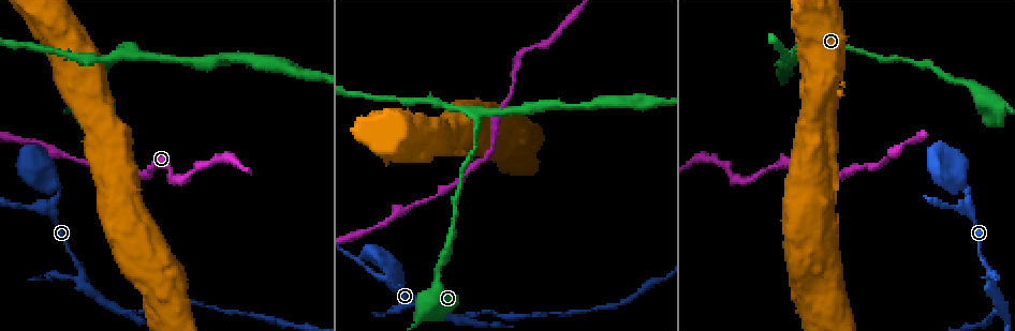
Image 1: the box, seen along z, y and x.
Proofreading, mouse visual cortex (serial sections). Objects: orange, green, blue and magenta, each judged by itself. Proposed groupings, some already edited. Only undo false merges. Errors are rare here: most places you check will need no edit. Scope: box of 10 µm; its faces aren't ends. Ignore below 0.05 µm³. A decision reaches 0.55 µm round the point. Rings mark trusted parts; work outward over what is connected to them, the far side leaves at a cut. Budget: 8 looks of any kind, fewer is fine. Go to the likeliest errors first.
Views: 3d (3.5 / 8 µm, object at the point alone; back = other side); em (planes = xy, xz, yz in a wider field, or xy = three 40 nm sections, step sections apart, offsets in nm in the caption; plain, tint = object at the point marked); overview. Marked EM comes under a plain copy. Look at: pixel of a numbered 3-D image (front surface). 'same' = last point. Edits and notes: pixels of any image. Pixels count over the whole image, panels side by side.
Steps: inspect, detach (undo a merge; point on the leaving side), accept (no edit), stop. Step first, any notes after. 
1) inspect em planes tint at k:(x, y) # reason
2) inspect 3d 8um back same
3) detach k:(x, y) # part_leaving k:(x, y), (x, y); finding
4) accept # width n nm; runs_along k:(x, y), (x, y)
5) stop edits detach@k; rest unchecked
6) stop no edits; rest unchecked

inspect 3d 8um at 1:(989, 269) # calibre changes

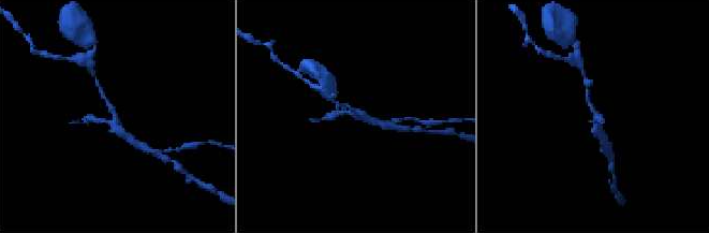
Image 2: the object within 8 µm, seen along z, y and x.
inspect 3d 3.5um same

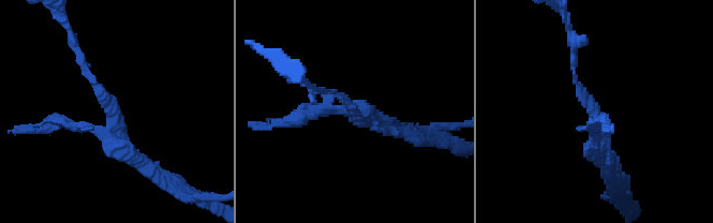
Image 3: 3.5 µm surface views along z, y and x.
inspect em xy step 5 tint at 3:(113, 108) # shape alone is not enough

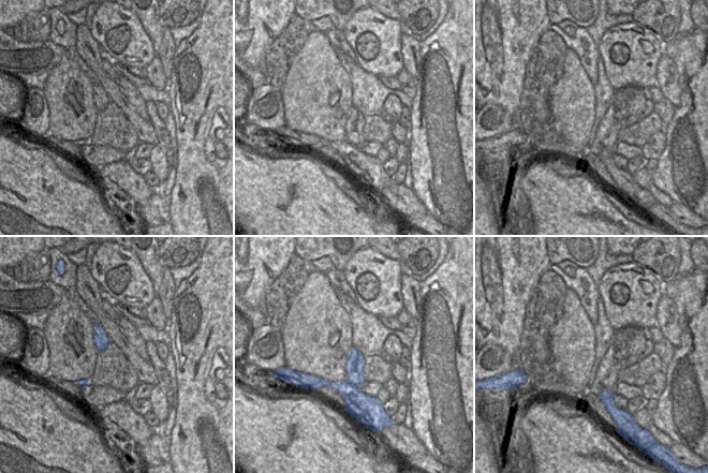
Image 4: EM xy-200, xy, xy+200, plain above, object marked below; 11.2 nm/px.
detach 3:(307, 108) # width 200 nm; border 4:(347, 380), (355, 387); two cells meet here

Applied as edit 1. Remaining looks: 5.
inspect 3d 3.5um at 1:(476, 117) # calibre changes

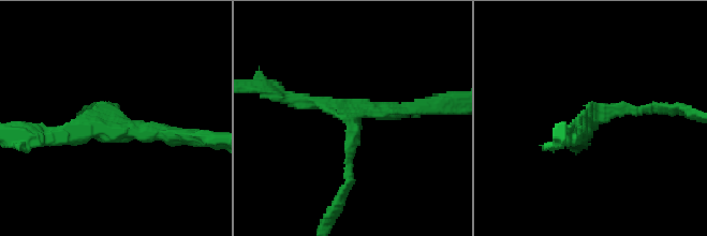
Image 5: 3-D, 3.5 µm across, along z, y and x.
inspect em xy step 1 tint at 5:(354, 118) # arms 3; arm_widths 150, 250, 250 nm

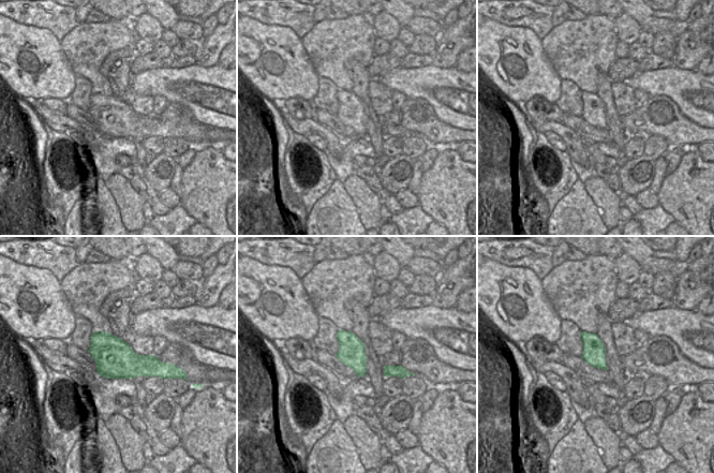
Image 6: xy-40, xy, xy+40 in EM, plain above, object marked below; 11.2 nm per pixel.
accept # runs_along 5:(350, 182), (353, 117), (423, 108); continuous, no second cell

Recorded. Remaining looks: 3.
inspect 3d 3.5um at 1:(729, 173) # narrows sharply

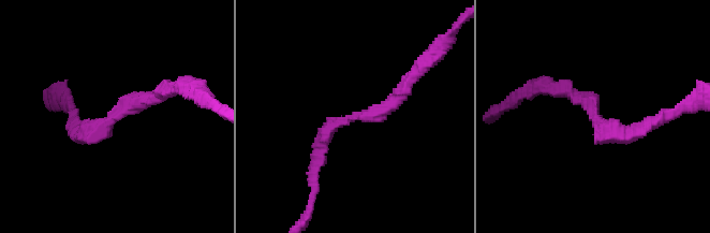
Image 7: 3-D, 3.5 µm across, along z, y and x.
inspect em xy step 5 tint at 7:(113, 118) # need the tissue

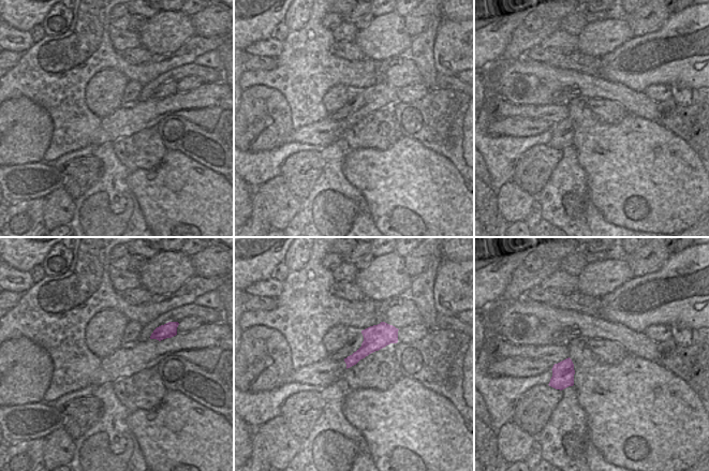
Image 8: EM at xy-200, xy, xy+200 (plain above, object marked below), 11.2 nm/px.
accept # runs_along 7:(319, 162), (325, 132), (374, 116), (404, 86); one cell here

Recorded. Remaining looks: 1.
stop edits detach@3; rest unchecked

